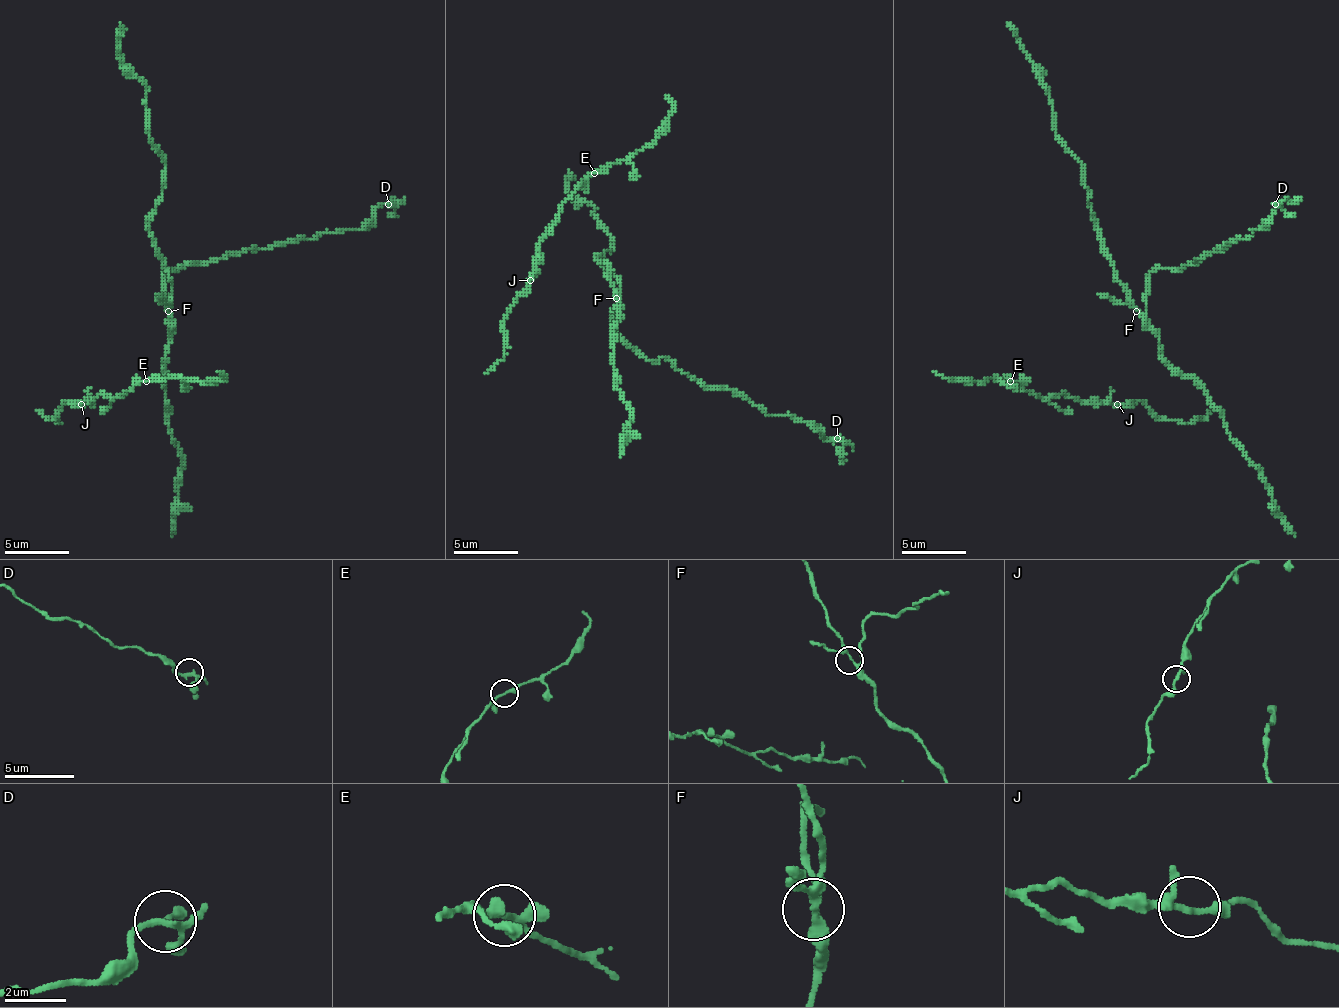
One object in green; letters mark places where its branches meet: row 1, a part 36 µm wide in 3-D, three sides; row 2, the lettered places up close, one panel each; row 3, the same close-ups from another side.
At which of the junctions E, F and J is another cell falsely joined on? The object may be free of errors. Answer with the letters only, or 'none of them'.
none of them

